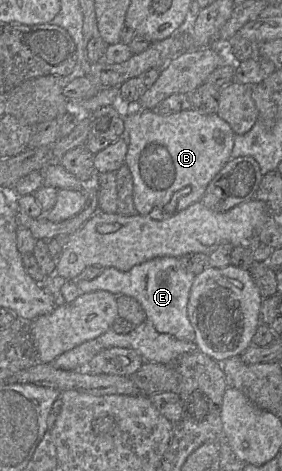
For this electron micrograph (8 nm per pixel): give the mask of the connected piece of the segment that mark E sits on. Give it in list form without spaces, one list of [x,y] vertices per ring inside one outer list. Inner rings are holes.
[[[159,257],[132,267],[129,271],[120,271],[109,267],[93,280],[77,282],[82,293],[108,291],[114,295],[126,295],[136,299],[149,320],[160,333],[194,342],[195,332],[188,317],[188,302],[195,274],[187,270],[180,257]]]

